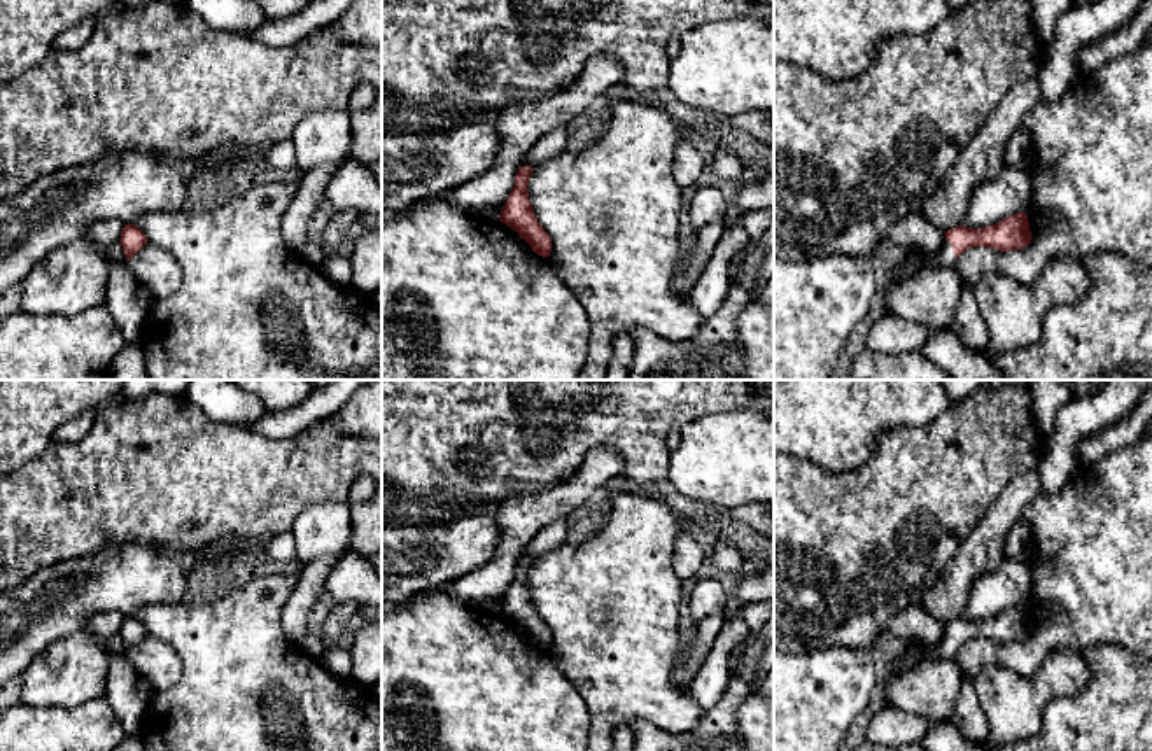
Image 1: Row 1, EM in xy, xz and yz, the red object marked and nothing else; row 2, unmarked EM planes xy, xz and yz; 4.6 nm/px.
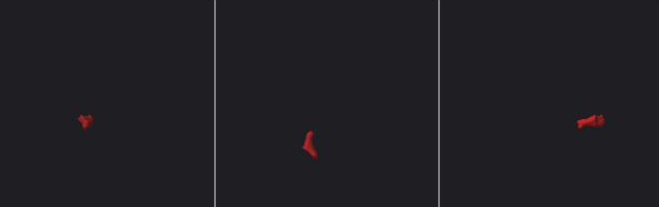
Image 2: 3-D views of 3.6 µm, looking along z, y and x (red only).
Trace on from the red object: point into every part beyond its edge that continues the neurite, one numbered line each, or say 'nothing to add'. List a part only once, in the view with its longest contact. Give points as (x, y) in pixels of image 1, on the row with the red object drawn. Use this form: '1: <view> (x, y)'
1: yz (913, 261)

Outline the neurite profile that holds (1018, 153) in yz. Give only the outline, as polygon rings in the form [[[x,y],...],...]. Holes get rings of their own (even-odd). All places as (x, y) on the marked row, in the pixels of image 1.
[[[1019,128],[1005,147],[1005,165],[1028,170],[1031,159],[1031,137]]]

